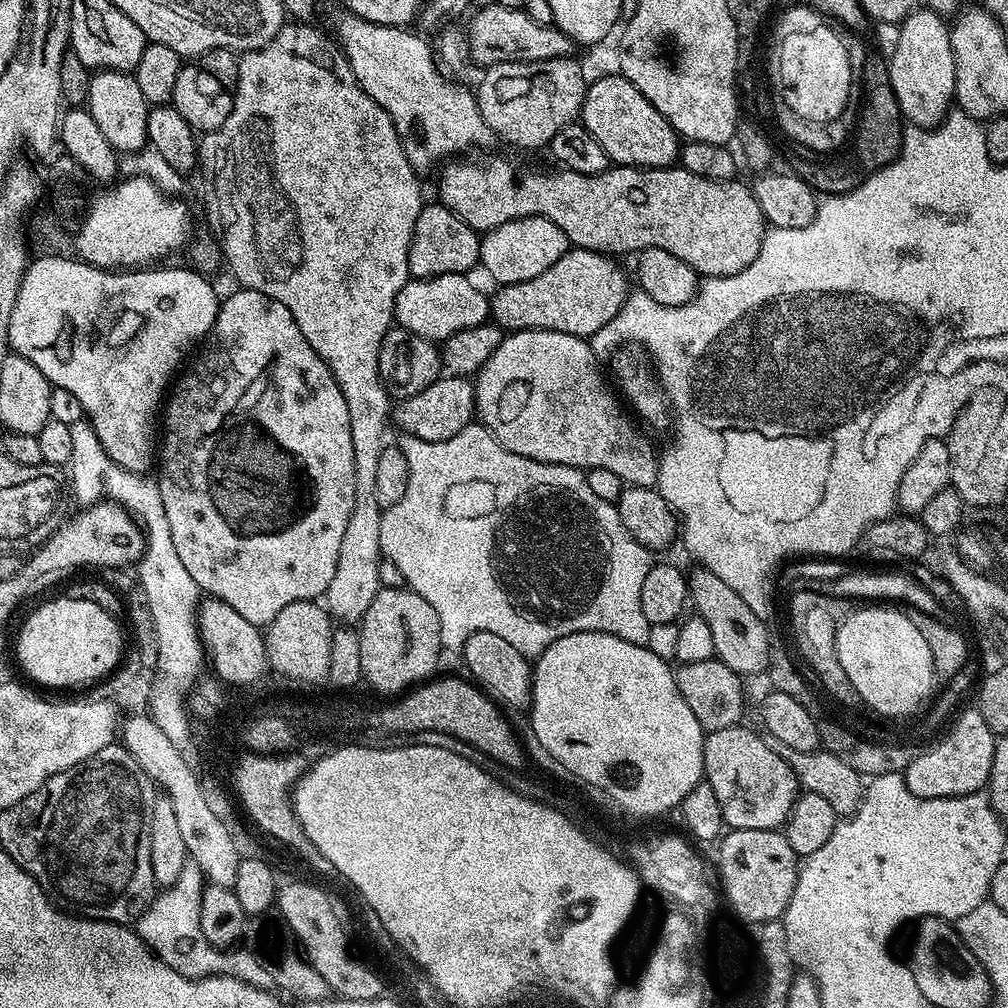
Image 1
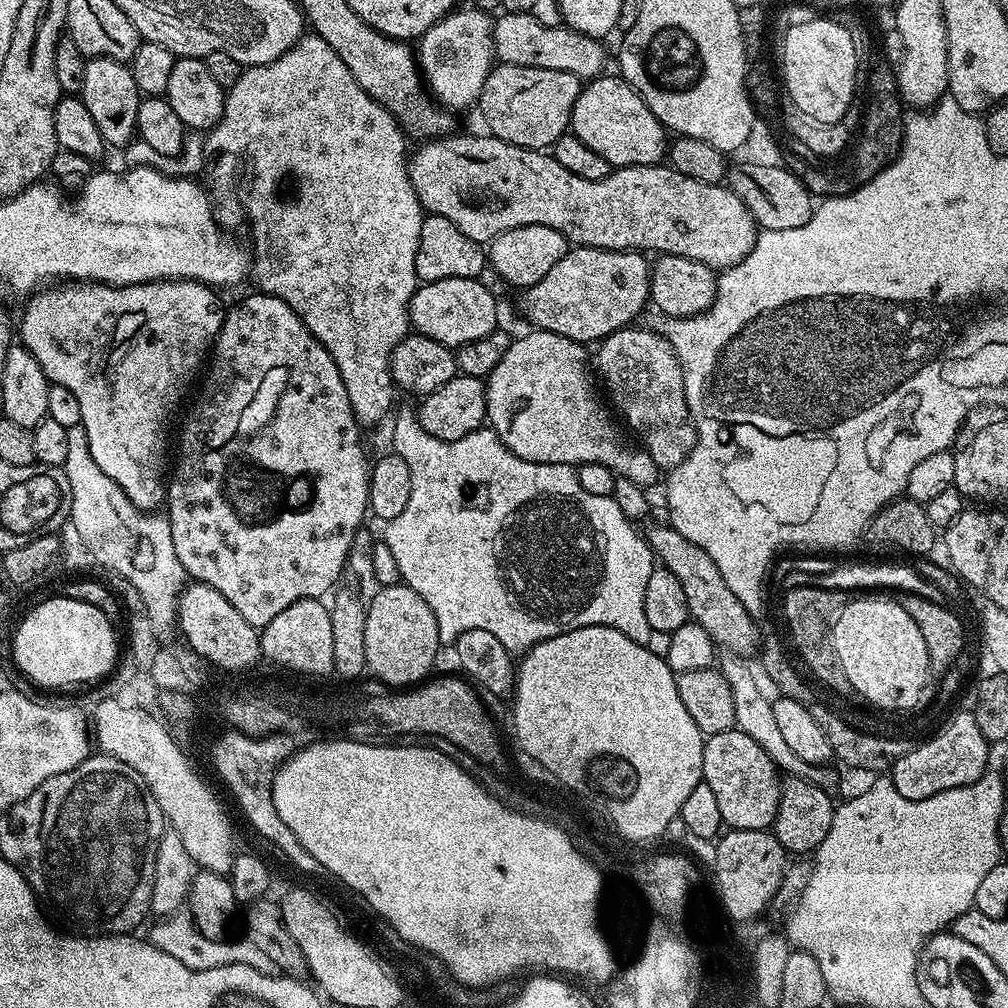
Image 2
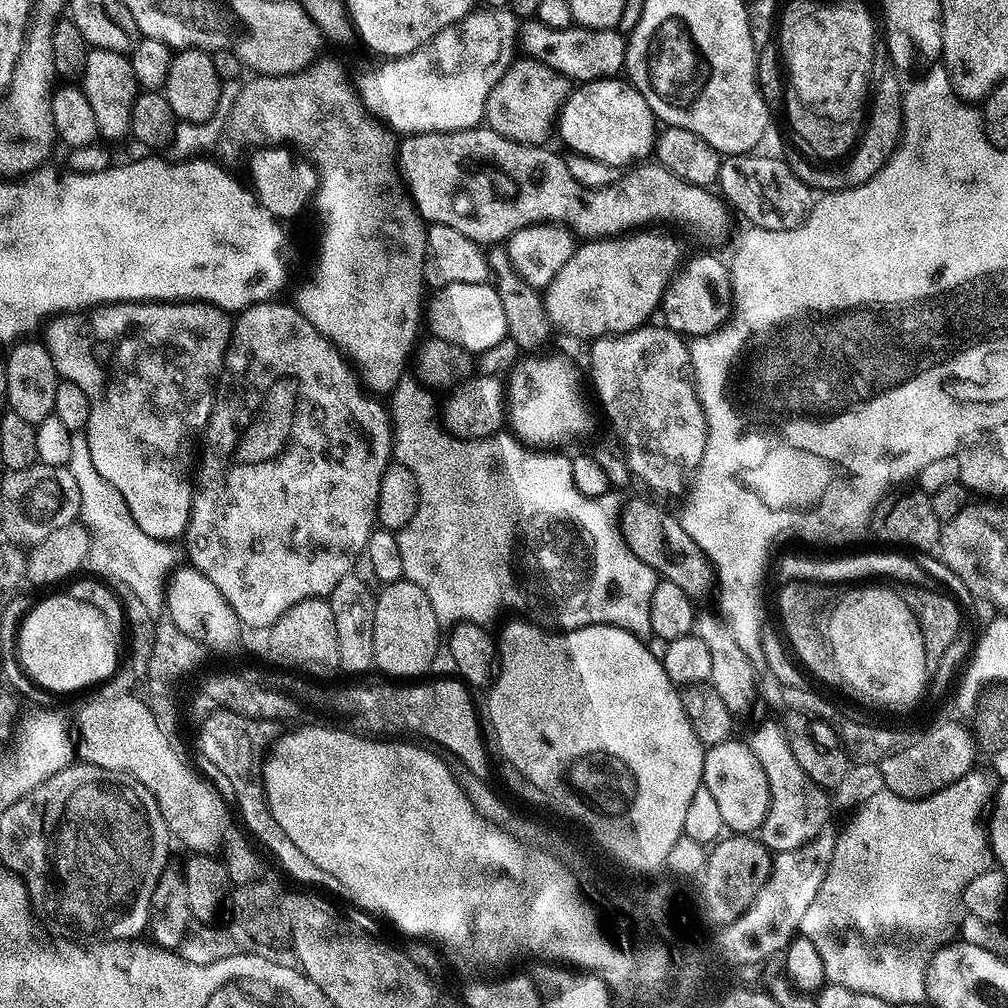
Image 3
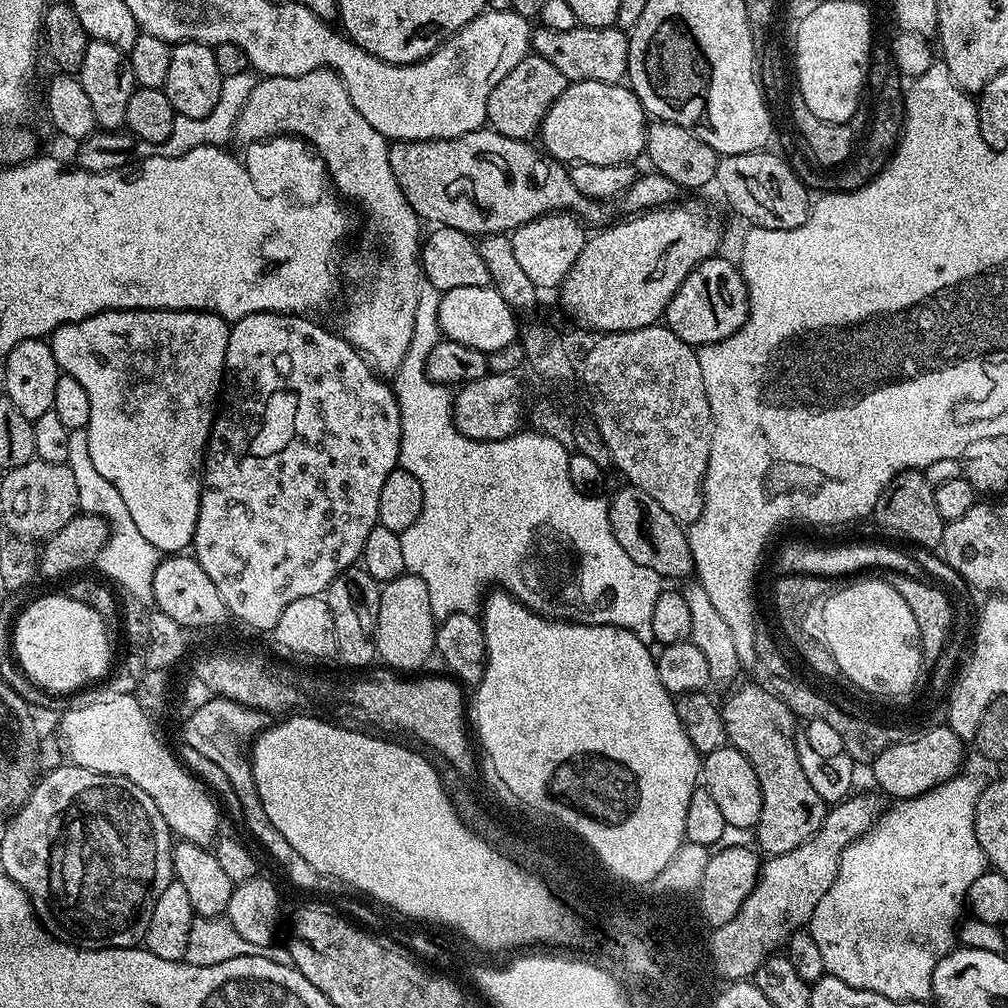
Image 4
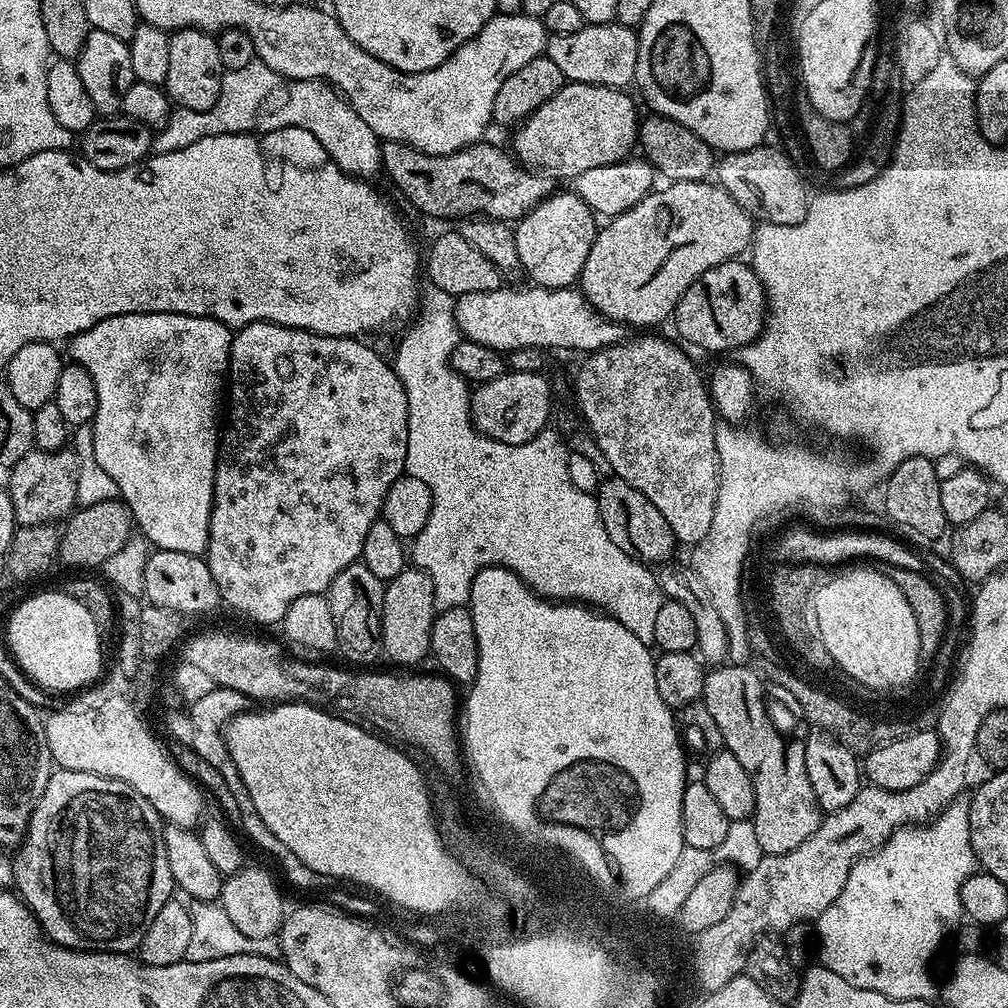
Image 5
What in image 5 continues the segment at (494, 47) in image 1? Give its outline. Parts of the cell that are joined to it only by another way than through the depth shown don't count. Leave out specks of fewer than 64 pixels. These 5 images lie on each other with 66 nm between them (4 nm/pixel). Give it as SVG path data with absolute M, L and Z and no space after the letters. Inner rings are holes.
M585 23L578 34L549 35L546 54L558 70L562 70L565 81L574 84L597 84L607 88L627 89L635 81L638 66L637 29L618 23Z

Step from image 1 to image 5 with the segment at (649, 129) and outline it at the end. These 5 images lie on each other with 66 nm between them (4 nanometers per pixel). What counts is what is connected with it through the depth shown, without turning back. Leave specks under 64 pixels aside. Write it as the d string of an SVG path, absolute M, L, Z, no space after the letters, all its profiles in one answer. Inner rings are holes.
M565 83L564 87L554 94L534 114L530 114L523 124L515 129L516 137L510 145L517 160L526 168L543 170L553 177L568 176L574 178L582 170L594 170L594 166L606 166L625 159L628 152L638 140L638 115L627 91L618 88L607 88L597 84Z

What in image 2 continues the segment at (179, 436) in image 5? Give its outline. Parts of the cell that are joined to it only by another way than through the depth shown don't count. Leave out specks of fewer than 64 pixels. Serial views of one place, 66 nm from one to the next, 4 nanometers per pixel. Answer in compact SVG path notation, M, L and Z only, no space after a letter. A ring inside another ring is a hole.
M152 280L149 284L118 285L95 282L60 282L55 286L48 286L37 291L27 301L29 304L24 308L24 317L18 320L19 343L28 348L30 354L34 354L34 358L38 358L38 366L42 366L42 370L48 375L51 383L66 386L66 390L72 391L74 398L78 398L78 407L82 410L80 423L88 439L90 458L94 458L98 470L102 470L102 474L109 476L118 485L124 492L124 497L137 510L156 508L159 504L161 507L165 503L166 465L170 460L168 427L172 424L172 415L175 414L176 407L184 400L184 391L191 386L192 379L195 378L196 371L200 368L200 363L203 360L205 363L212 345L216 342L216 335L219 334L224 325L226 308L225 305L222 306L216 301L215 295L217 296L217 293L209 285L200 284L197 280Z

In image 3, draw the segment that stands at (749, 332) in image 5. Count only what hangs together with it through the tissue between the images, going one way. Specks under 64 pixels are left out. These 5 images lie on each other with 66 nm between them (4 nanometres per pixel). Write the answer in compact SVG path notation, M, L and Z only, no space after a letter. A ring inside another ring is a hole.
M692 256L687 260L688 257L665 285L658 312L664 315L663 323L671 332L695 338L715 332L728 318L732 307L732 274L729 265L716 256Z

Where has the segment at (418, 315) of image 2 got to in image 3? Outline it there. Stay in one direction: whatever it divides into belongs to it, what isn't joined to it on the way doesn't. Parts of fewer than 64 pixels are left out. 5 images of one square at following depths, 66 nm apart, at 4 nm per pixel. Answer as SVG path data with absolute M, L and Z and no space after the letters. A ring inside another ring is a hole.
M454 282L444 288L436 288L426 300L426 328L437 340L445 340L454 346L462 346L470 354L485 352L492 345L504 340L508 336L506 315L503 314L502 304L495 287L491 283L475 284L474 282Z

